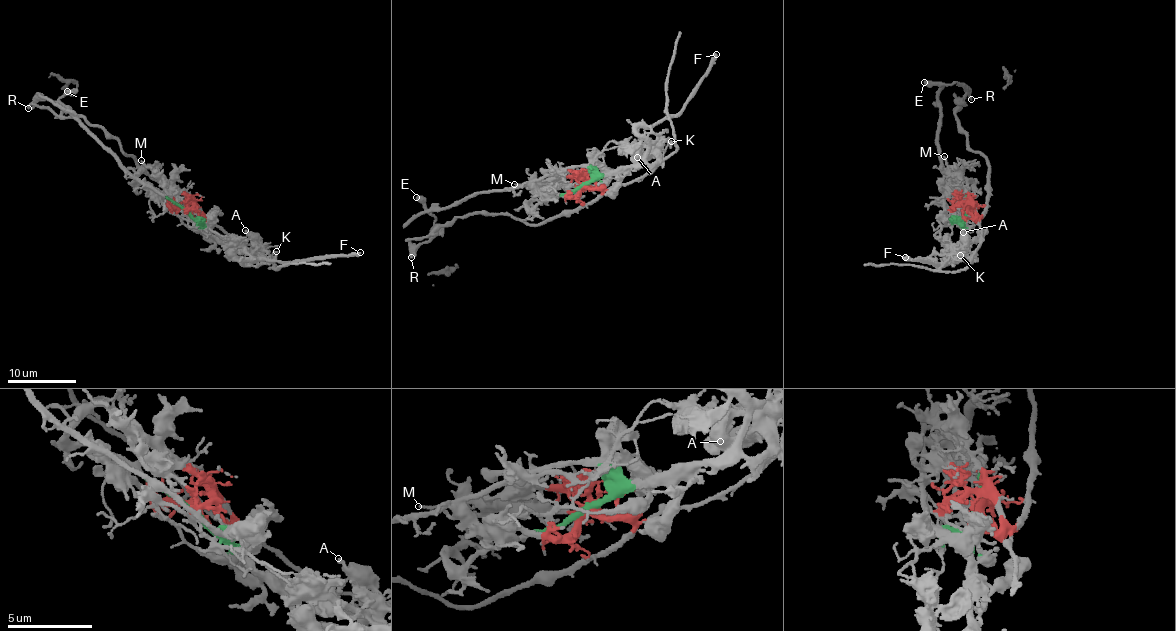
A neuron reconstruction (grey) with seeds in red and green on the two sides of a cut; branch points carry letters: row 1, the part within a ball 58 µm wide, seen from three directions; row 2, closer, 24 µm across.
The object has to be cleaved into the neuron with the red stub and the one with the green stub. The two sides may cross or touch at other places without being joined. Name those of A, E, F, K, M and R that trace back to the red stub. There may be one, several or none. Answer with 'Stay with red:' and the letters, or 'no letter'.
Stay with red: E, M, R

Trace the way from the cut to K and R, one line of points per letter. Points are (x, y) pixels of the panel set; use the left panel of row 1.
K: (186, 210), (238, 257), (270, 257), (277, 252)
R: (188, 210), (102, 128), (81, 116), (63, 116), (61, 106), (52, 101), (36, 100), (27, 107)

